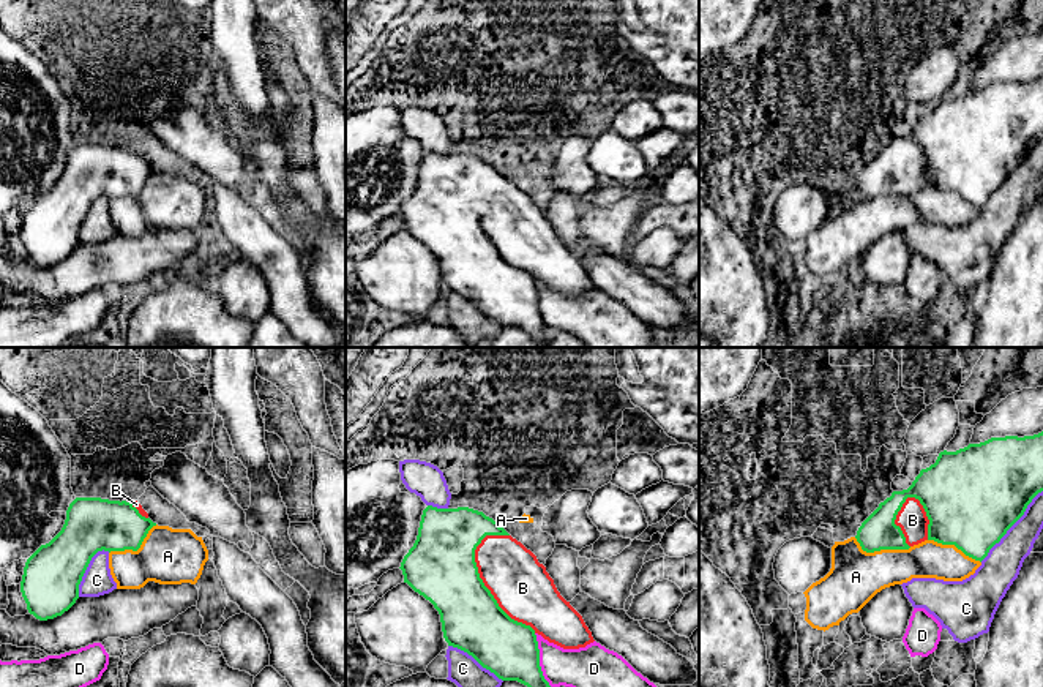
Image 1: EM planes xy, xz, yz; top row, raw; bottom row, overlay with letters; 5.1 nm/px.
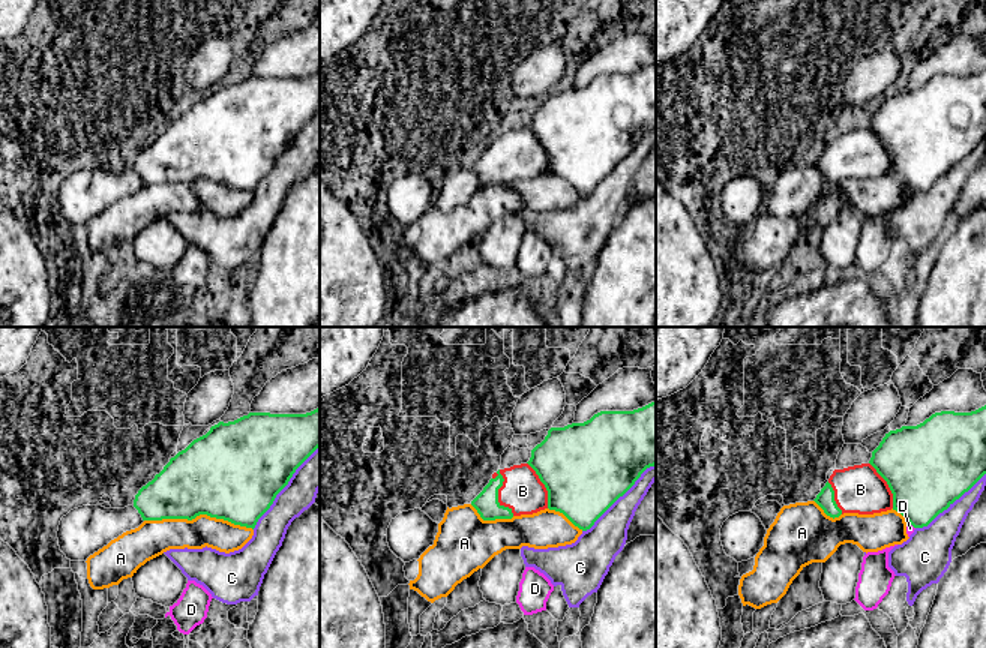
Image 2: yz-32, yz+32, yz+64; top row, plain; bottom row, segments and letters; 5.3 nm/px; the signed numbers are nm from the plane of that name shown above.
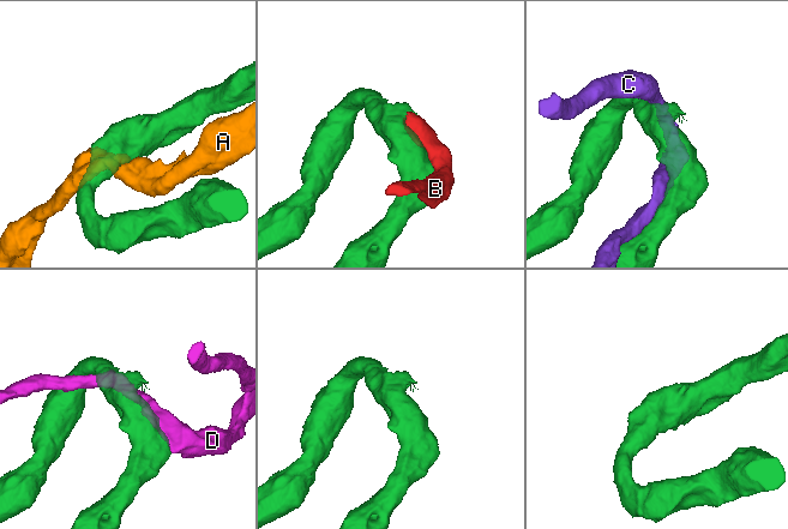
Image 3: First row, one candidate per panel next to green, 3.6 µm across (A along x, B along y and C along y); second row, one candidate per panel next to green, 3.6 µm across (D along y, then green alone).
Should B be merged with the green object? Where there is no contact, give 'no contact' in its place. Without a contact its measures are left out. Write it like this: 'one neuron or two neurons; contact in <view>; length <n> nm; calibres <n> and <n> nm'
one neuron; contact in xz; length 550 nm; calibres 340 and 300 nm

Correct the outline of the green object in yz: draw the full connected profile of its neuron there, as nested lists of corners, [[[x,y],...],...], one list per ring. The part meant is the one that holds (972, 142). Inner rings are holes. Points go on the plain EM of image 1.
[[[1043,77],[1034,82],[991,84],[956,98],[940,98],[912,131],[890,144],[862,169],[857,188],[866,199],[909,196],[925,186],[955,191],[966,202],[983,207],[1007,177],[1043,137]]]

